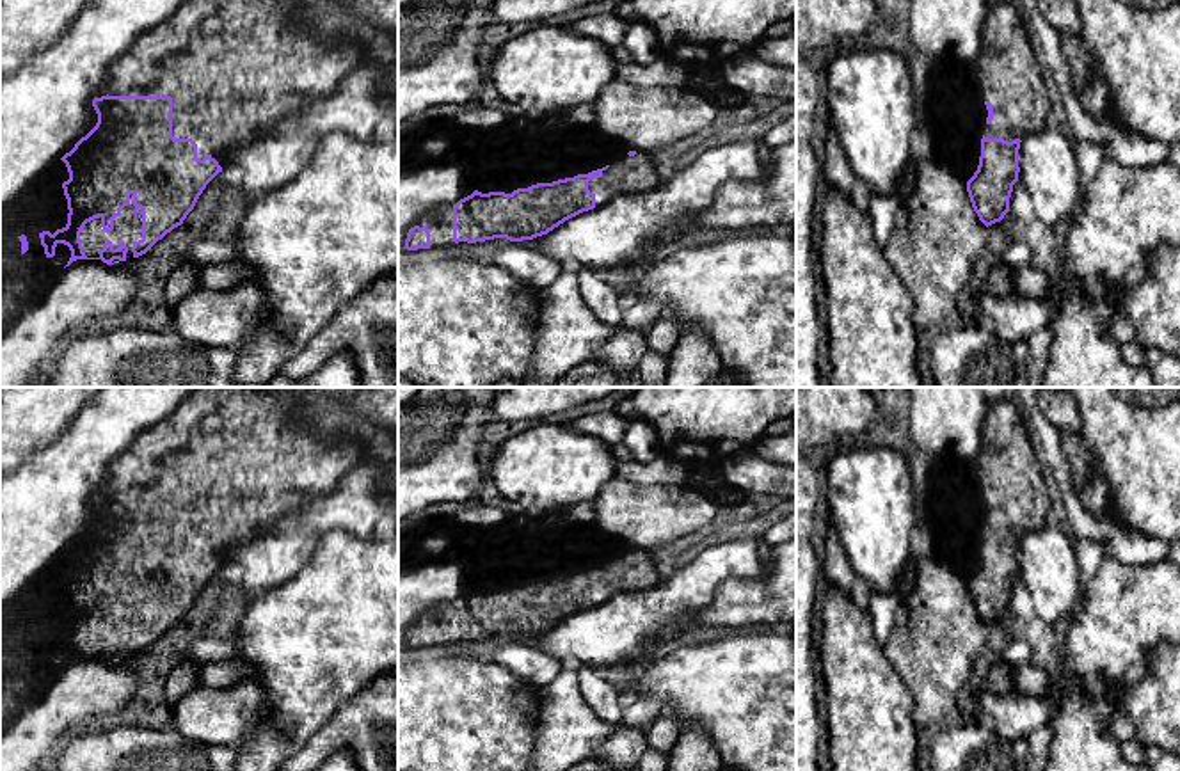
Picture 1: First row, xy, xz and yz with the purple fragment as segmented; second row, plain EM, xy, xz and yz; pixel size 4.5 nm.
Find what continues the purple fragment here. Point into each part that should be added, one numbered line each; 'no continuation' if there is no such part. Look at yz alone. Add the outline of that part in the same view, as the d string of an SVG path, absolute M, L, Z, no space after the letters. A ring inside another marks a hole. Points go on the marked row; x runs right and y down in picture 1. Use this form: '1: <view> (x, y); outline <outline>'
1: yz (1006, 66); outline M1015 0L995 5L983 25L976 71L993 105L986 139L1025 139L1047 126L1048 94L1031 46L1031 30Z

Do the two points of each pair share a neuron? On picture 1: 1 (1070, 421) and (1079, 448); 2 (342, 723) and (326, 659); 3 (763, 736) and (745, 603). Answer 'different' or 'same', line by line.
1: different
2: different
3: different

